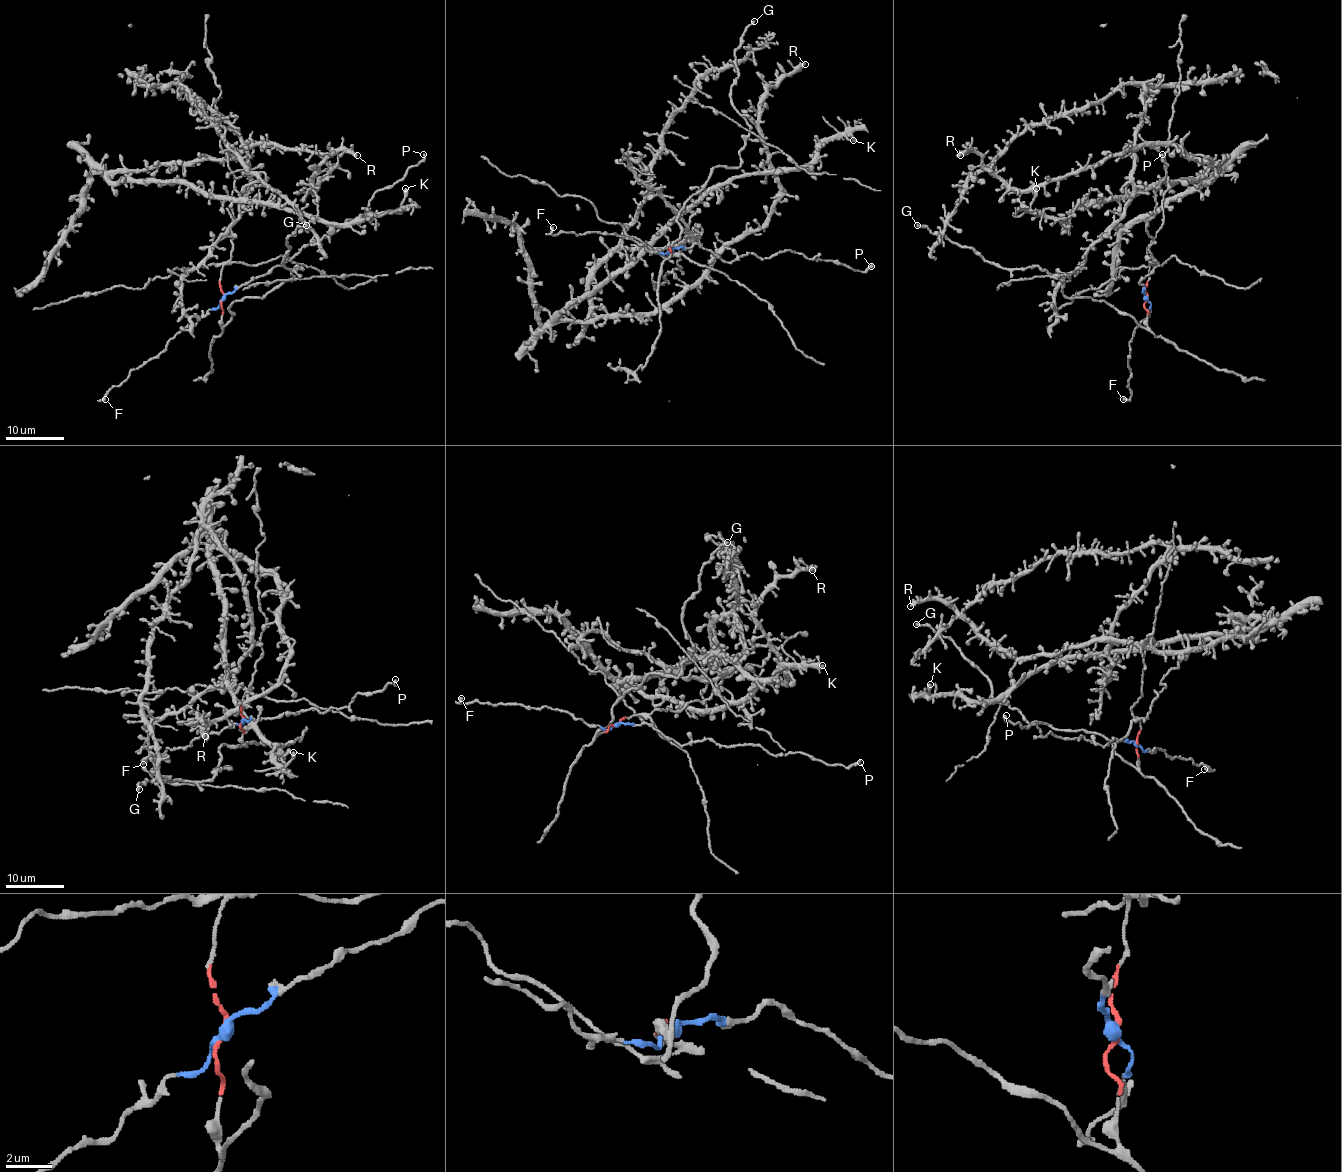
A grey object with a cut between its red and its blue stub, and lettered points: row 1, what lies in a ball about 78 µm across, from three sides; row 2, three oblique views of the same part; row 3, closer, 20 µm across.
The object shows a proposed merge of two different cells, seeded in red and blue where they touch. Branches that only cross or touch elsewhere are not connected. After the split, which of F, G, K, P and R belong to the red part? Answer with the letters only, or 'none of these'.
G, K, R

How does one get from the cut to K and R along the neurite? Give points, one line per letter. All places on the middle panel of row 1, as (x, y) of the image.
K: (671, 251), (685, 287), (652, 312), (579, 322), (567, 308), (707, 194), (802, 169), (829, 141), (853, 139)
R: (671, 251), (680, 251), (675, 275), (691, 286), (764, 223), (779, 183), (758, 131), (760, 97), (805, 63)

